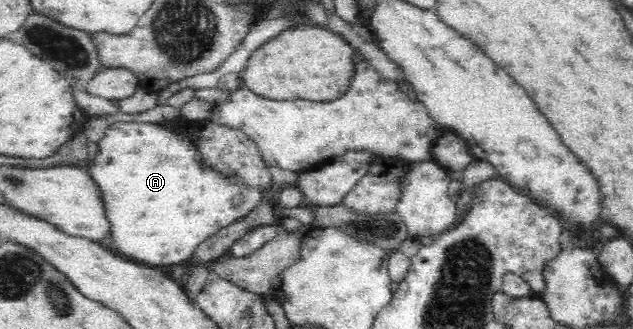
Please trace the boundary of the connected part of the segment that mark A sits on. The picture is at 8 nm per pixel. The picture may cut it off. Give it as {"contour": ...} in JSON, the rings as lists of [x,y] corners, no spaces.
{"contour":[[[117,121],[115,124],[111,124],[104,131],[102,140],[95,146],[98,152],[96,152],[94,160],[92,160],[92,166],[90,165],[90,168],[86,168],[86,171],[98,187],[98,192],[101,196],[103,207],[105,208],[107,222],[109,223],[110,238],[108,238],[108,244],[110,244],[110,249],[114,250],[116,254],[122,254],[122,257],[132,258],[133,262],[145,264],[146,266],[186,264],[192,256],[194,249],[203,240],[206,240],[206,237],[209,237],[214,231],[222,228],[222,226],[226,226],[237,218],[243,217],[262,198],[267,199],[259,188],[249,188],[249,186],[241,184],[235,178],[229,178],[229,176],[228,178],[221,178],[217,172],[213,172],[211,168],[203,166],[201,160],[199,160],[198,153],[196,153],[196,147],[194,147],[195,136],[197,135],[194,131],[195,129],[189,131],[188,134],[184,134],[183,132],[177,132],[177,130],[173,130],[169,126],[162,126],[161,124],[123,121]]]}

